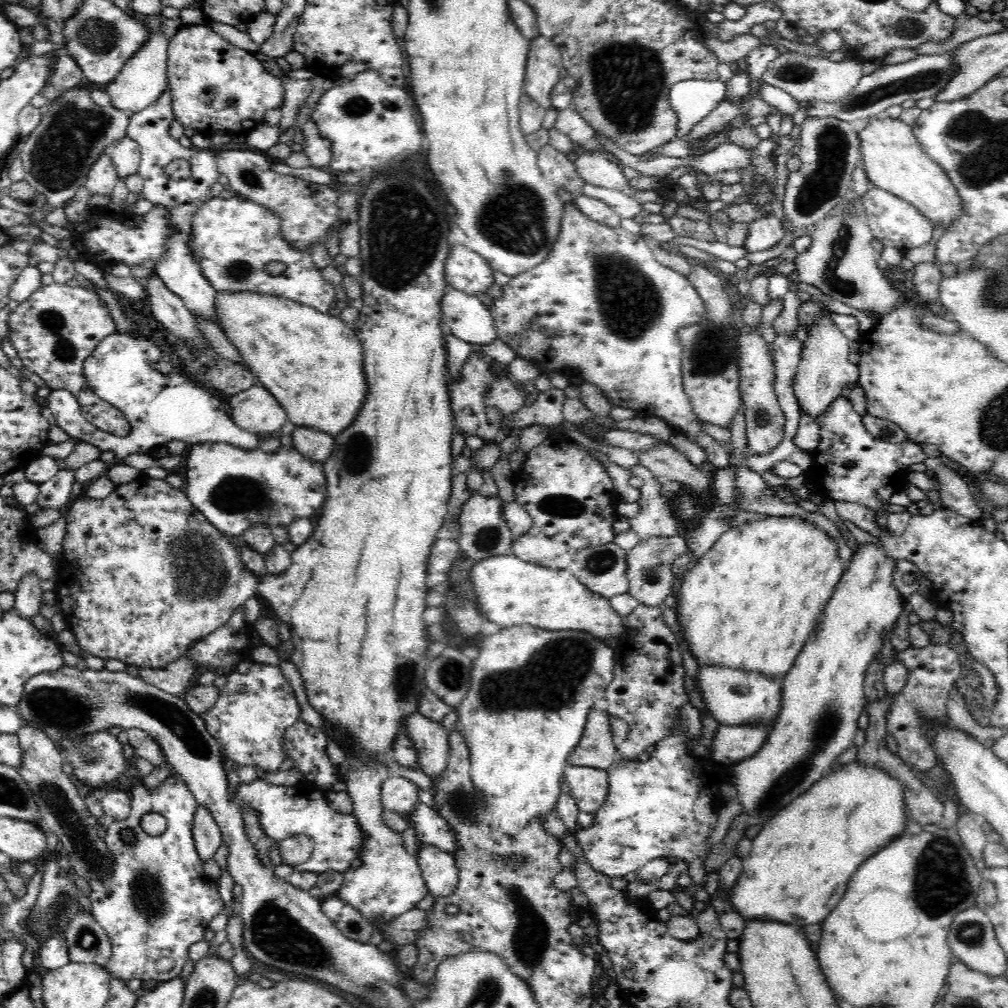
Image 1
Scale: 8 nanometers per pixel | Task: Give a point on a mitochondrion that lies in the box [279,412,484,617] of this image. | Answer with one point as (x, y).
(357, 459)

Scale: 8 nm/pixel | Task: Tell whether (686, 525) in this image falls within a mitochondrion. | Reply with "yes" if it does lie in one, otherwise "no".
no

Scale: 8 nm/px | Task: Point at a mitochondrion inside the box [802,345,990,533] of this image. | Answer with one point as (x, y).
(823, 386)

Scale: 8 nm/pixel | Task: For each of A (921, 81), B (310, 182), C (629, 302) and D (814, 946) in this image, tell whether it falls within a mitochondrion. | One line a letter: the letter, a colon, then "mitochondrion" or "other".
A: mitochondrion
B: other
C: mitochondrion
D: other

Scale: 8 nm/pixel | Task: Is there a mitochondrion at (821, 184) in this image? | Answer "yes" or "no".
yes

